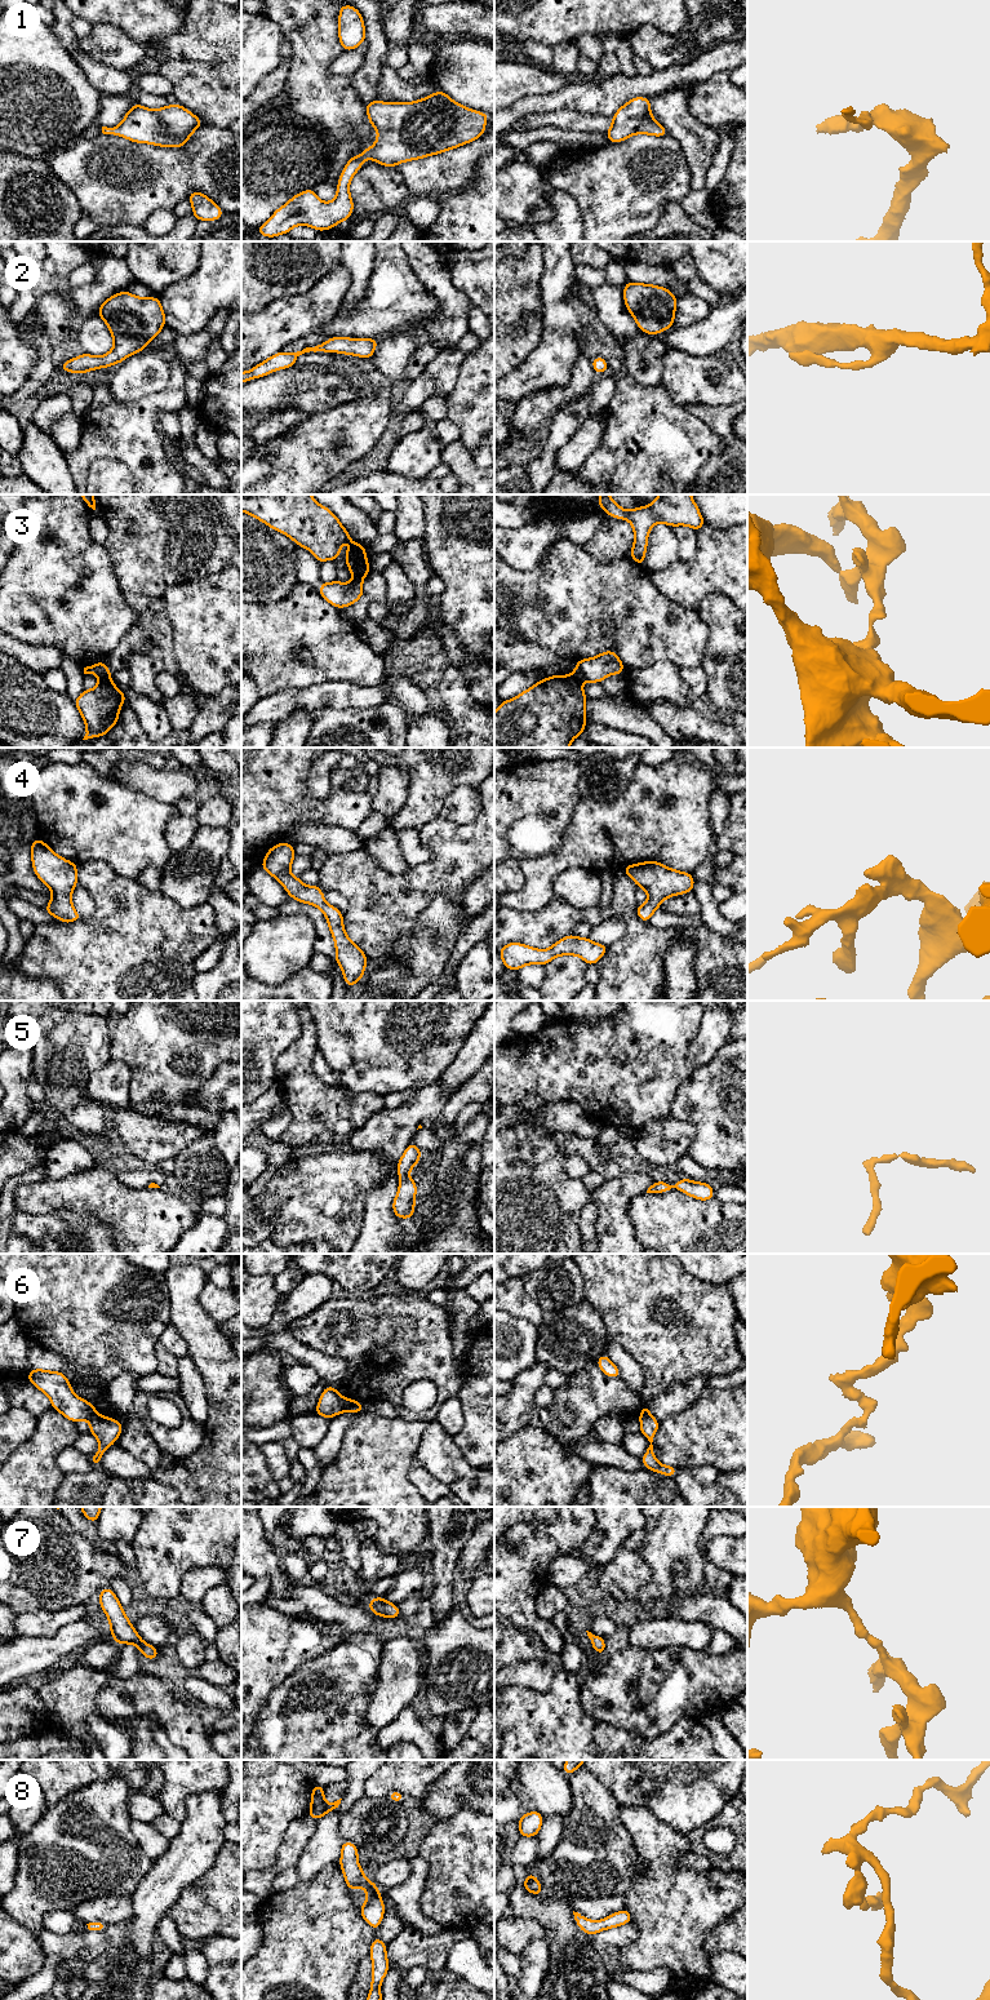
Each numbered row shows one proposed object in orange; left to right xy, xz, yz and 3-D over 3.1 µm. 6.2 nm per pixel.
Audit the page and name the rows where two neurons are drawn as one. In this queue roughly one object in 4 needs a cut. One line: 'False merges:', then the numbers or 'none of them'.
False merges: 3, 6

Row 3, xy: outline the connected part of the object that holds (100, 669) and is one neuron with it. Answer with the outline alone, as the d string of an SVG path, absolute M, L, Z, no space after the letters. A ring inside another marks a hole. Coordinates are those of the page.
M105 660L97 662L93 666L84 668L84 674L96 674L99 679L110 679L112 673L106 666Z

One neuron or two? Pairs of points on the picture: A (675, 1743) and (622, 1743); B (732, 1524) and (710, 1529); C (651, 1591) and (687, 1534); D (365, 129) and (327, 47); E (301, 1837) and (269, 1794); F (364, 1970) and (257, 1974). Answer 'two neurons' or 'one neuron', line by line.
A: one neuron
B: one neuron
C: one neuron
D: one neuron
E: two neurons
F: two neurons

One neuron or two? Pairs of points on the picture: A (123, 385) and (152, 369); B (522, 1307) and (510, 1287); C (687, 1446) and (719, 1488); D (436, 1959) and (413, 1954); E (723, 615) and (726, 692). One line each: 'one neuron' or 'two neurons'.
A: one neuron
B: one neuron
C: two neurons
D: one neuron
E: one neuron

